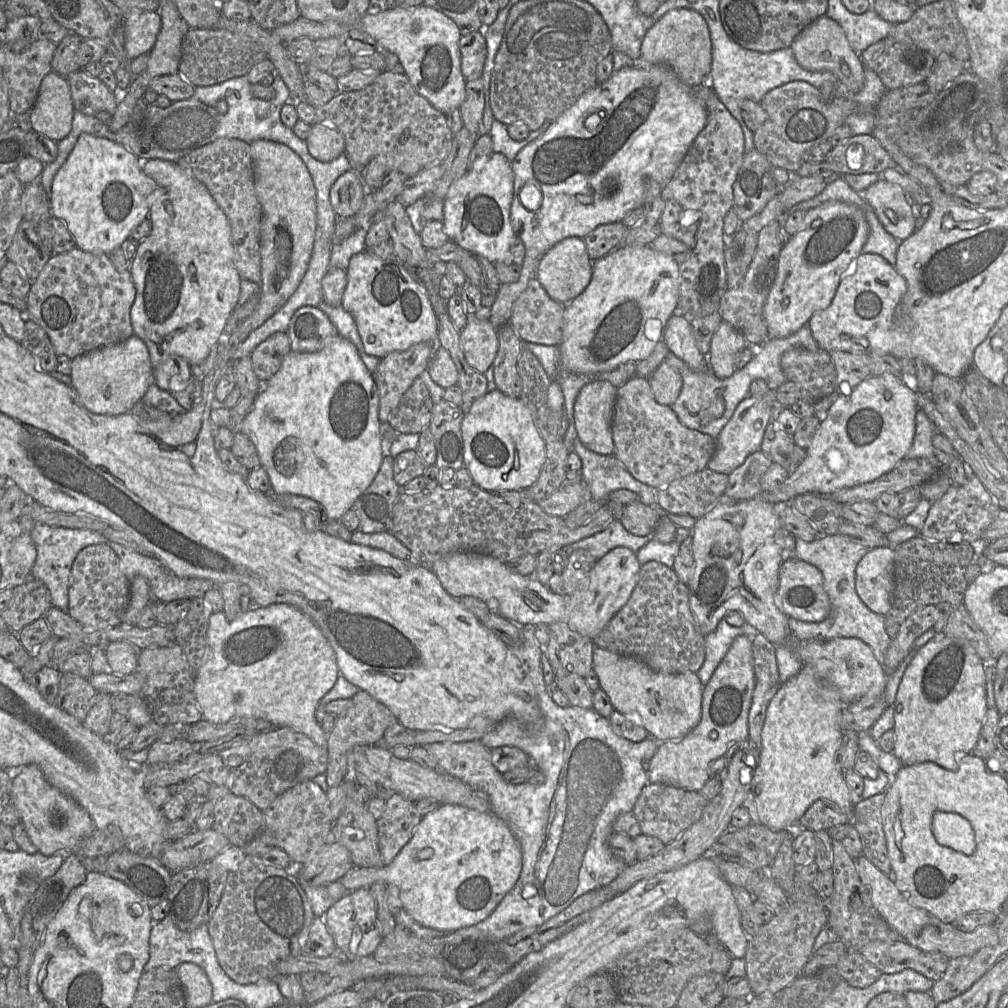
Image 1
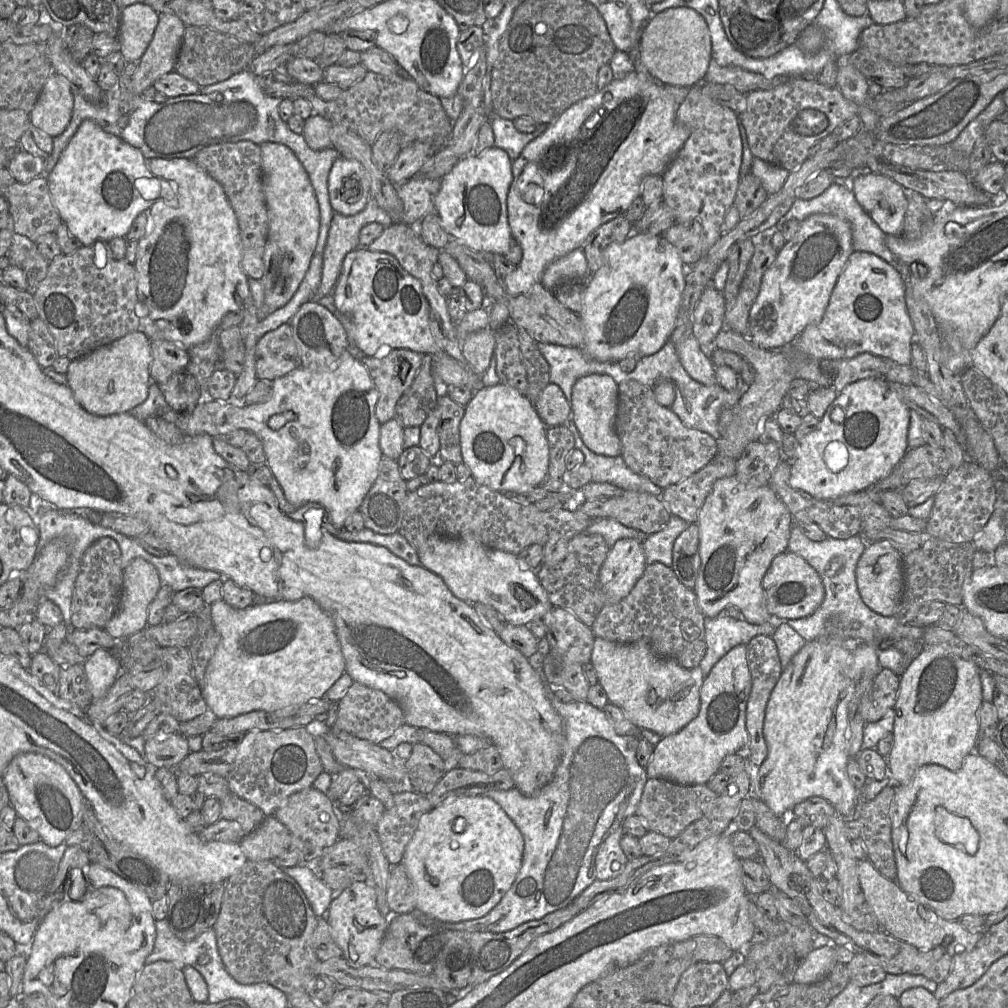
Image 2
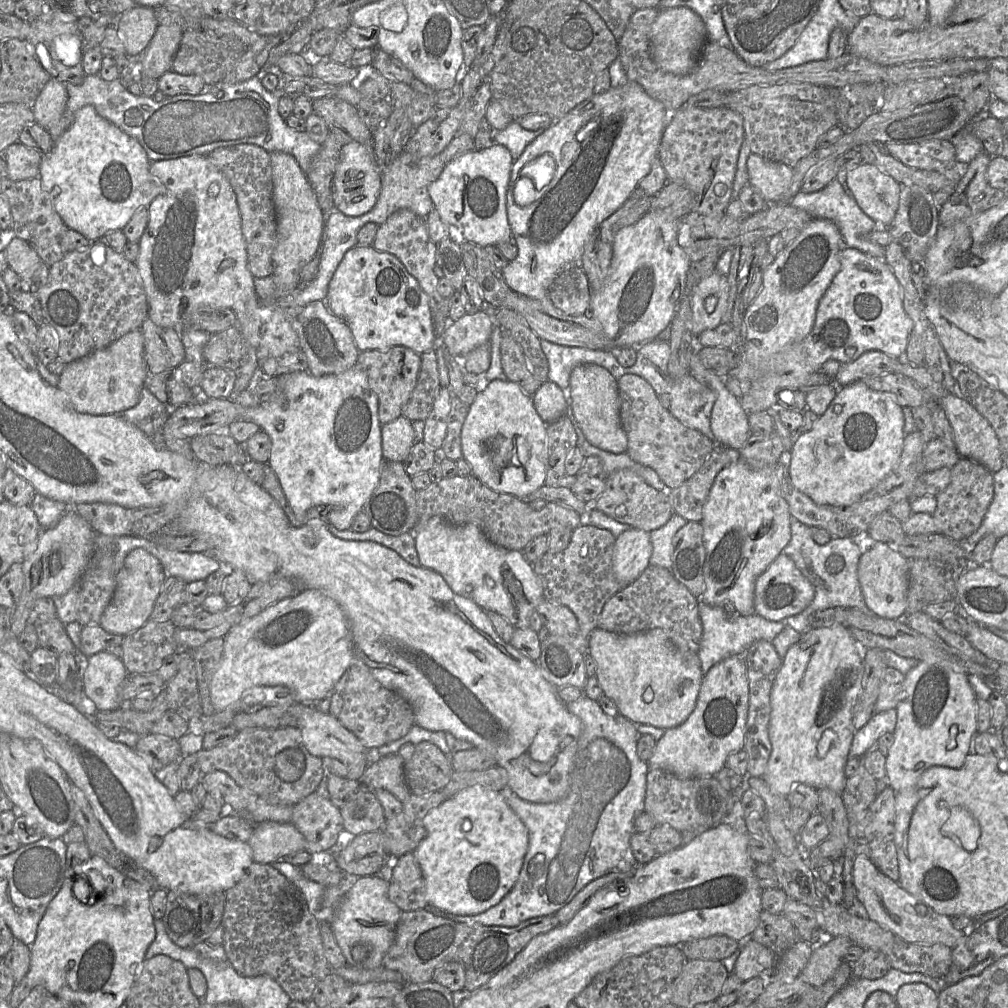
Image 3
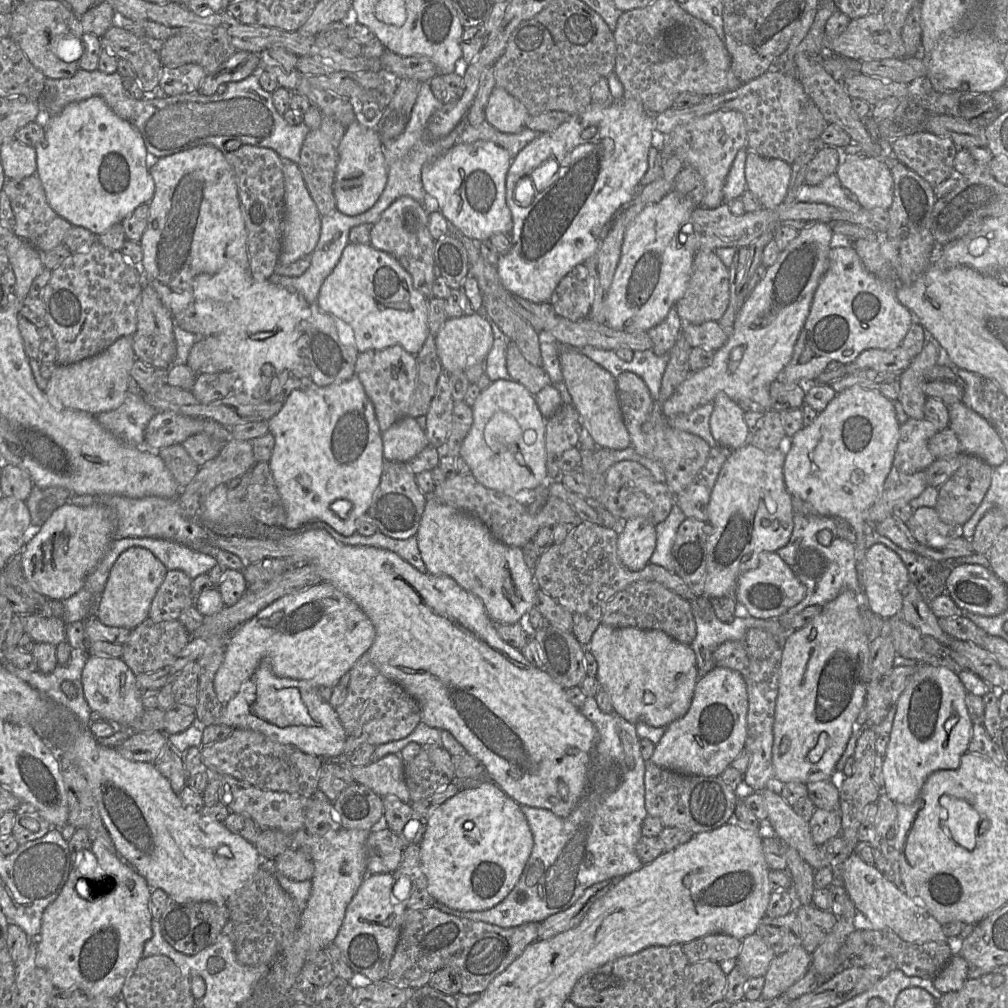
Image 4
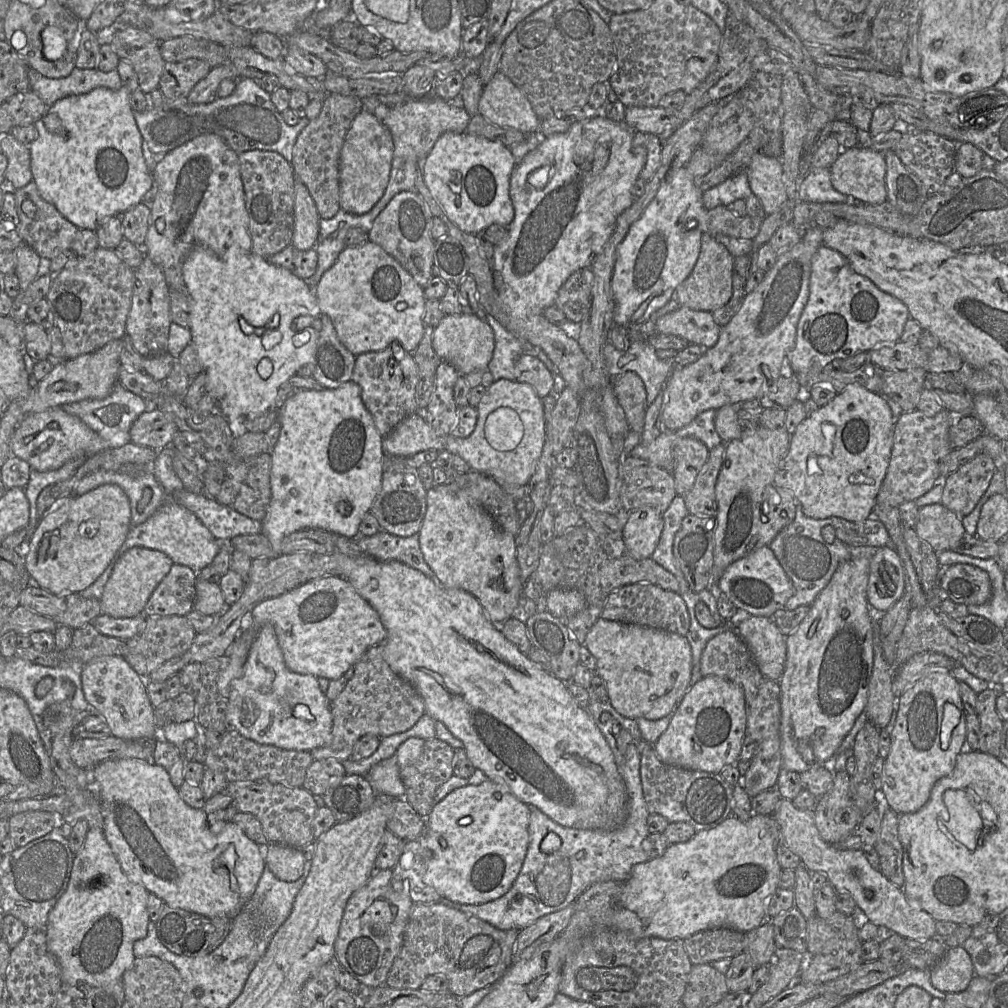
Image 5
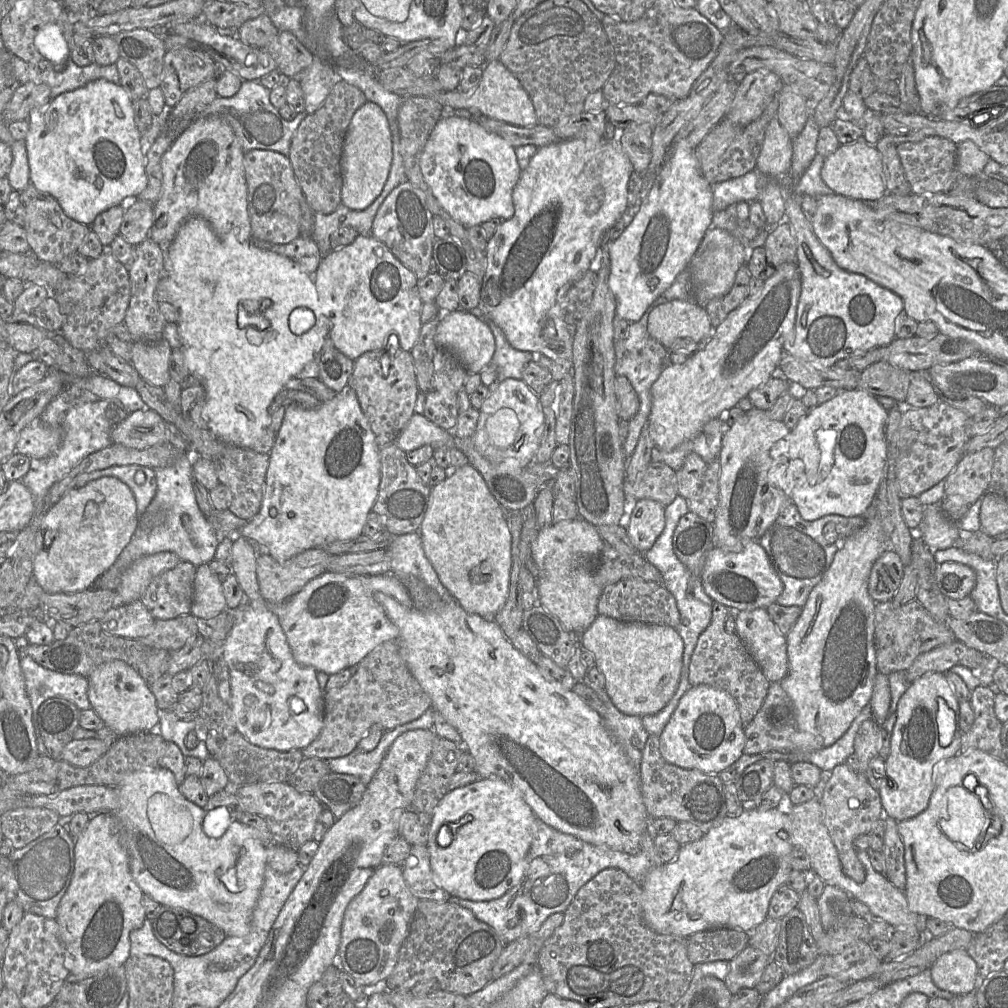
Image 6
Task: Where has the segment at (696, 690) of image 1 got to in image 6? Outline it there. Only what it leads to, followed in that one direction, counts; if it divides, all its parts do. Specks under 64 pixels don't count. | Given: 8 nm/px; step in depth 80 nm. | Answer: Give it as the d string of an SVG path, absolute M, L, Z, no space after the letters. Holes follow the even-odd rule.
M598 614L592 624L580 634L580 644L591 651L595 657L595 665L605 676L605 689L618 710L627 715L645 716L661 711L671 700L677 690L683 664L684 642L675 628L667 625L649 624L643 622L625 622L615 618Z

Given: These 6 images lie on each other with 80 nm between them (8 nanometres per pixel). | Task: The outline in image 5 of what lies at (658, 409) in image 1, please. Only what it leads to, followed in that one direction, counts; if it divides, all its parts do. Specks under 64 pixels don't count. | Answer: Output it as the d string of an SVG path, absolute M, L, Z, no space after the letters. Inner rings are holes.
M632 371L613 378L613 391L622 407L629 428L642 433L646 405L646 390L641 378ZM692 437L679 438L673 445L673 470L677 495L685 496L708 460L709 449Z

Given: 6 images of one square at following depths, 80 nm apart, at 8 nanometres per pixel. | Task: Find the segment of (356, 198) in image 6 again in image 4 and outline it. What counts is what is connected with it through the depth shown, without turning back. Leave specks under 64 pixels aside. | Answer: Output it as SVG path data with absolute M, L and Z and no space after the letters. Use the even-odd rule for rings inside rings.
M355 120L346 129L339 145L334 196L336 209L348 216L360 215L371 209L382 195L388 179L388 168L379 132Z

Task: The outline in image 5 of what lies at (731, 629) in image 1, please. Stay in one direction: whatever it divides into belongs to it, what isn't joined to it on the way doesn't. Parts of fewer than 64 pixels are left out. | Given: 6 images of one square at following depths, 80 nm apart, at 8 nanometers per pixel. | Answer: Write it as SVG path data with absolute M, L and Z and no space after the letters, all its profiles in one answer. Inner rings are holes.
M696 606L693 607L694 610L688 610L690 616L690 628L685 636L691 646L692 651L692 673L691 673L690 686L695 684L703 677L700 671L700 661L702 652L707 642L725 629L736 628L736 626L730 623L729 620L725 621L724 624L719 625L715 628L705 628L697 620L695 614Z

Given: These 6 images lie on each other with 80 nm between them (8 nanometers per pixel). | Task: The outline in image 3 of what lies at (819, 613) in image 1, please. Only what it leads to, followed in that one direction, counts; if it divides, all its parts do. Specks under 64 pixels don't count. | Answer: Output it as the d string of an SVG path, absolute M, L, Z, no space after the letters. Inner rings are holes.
M781 553L755 581L755 613L770 621L784 621L787 617L802 612L811 603L814 595L813 584L801 573L789 556Z

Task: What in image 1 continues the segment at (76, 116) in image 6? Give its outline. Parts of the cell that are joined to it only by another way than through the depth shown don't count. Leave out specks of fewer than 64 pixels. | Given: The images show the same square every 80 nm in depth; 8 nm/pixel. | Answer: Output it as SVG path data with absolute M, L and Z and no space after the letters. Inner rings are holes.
M82 133L53 178L51 215L64 222L78 249L109 255L148 217L150 206L162 194L163 188L145 175L134 154L109 139Z

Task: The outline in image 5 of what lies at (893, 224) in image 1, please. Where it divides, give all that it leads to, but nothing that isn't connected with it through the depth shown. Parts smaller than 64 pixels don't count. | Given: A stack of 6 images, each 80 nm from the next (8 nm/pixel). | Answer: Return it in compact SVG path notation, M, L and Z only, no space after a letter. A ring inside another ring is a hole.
M861 145L842 149L829 171L834 189L847 195L851 201L881 204L887 200L886 164L882 153Z

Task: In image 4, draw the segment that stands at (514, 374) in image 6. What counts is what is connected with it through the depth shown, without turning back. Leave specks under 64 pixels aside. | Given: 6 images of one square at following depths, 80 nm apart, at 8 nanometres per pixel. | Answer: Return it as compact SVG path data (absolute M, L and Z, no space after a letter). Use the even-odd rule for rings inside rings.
M483 305L478 309L477 314L488 320L493 332L493 345L484 361L485 373L492 382L499 379L511 379L506 367L506 349L510 342L509 338L488 316Z

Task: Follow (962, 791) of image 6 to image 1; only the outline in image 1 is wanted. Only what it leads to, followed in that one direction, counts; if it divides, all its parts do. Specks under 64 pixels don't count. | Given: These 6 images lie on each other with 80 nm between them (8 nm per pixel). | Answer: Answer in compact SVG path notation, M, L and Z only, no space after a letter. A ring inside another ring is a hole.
M937 810L933 814L932 828L938 844L965 855L975 852L974 830L969 821L960 814Z

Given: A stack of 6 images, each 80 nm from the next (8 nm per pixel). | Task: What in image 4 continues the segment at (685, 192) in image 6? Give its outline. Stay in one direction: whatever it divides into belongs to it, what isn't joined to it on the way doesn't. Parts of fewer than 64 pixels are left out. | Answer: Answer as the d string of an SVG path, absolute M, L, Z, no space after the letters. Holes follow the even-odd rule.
M672 189L659 202L647 205L632 220L625 231L620 258L608 292L605 324L609 327L626 332L647 332L661 323L683 297L689 284L695 252L679 242L679 233L690 222L694 209L694 202L690 198Z

